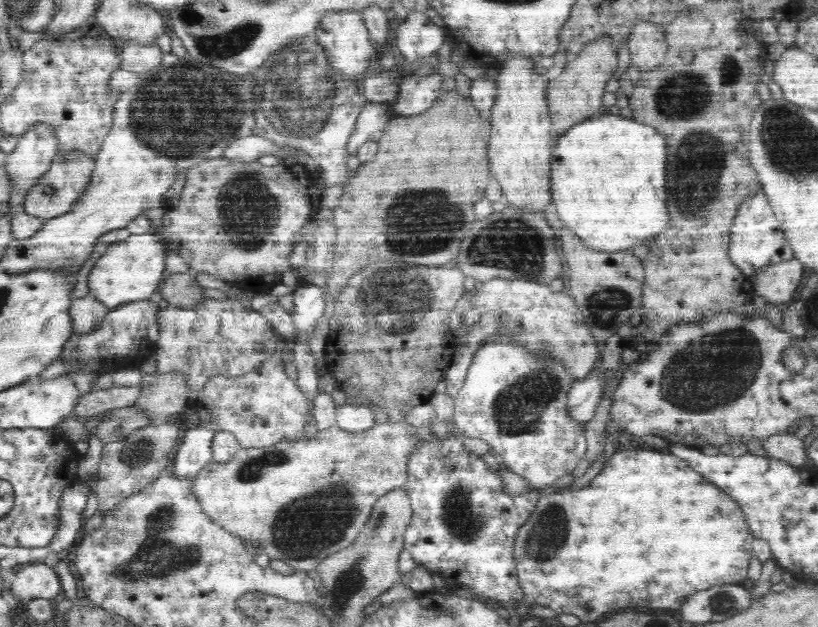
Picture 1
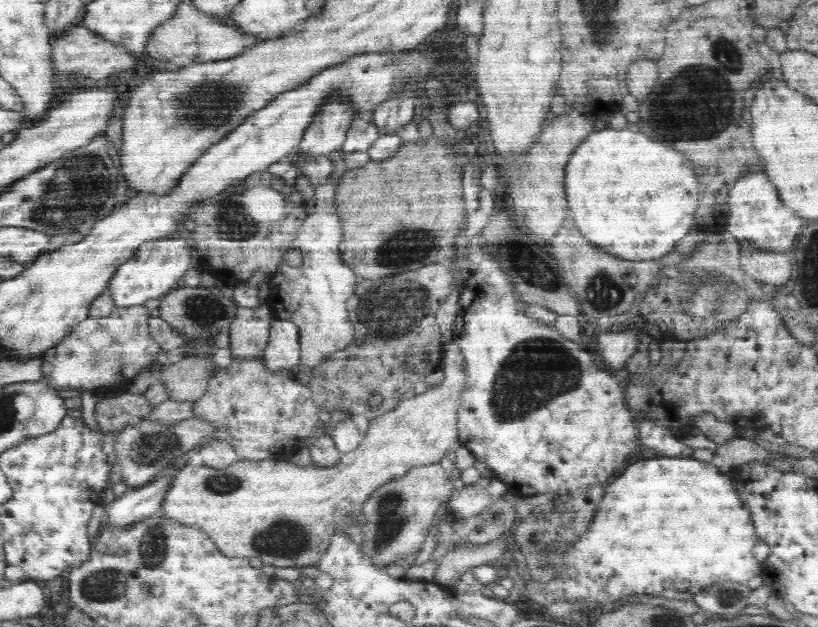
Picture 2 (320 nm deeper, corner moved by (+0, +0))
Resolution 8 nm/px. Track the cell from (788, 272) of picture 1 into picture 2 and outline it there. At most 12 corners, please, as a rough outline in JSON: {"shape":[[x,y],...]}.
{"shape":[[739,250],[742,269],[762,284],[791,278],[789,253]]}

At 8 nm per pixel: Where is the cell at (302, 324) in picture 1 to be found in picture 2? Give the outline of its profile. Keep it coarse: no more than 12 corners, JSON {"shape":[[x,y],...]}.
{"shape":[[276,319],[263,363],[272,373],[300,363],[299,330]]}

